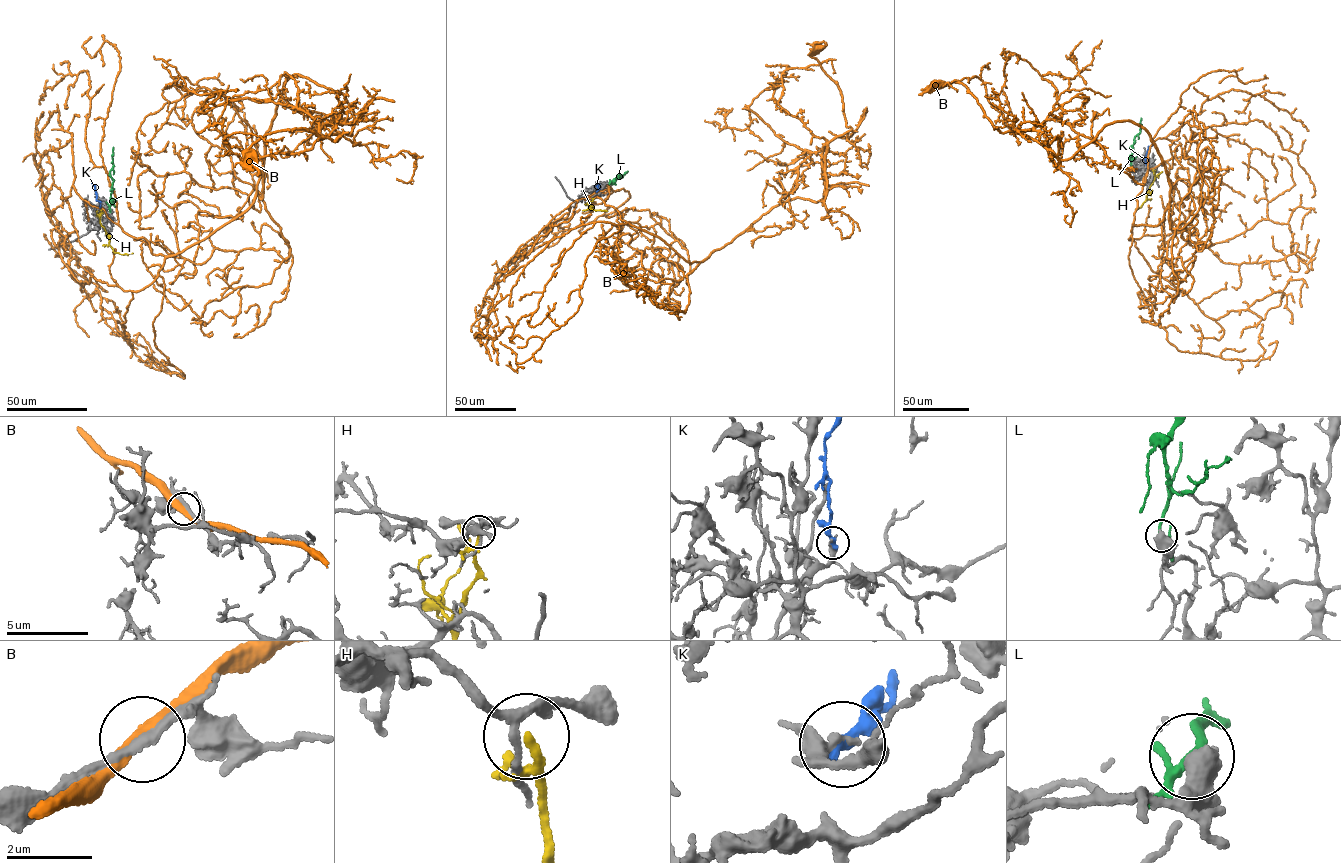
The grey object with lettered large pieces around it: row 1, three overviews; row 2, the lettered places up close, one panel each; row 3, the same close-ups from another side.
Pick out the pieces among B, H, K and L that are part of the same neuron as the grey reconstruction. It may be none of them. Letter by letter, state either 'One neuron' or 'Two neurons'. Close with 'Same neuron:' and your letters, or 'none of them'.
B: Two neurons
H: Two neurons
K: Two neurons
L: Two neurons
Same neuron: none of them

